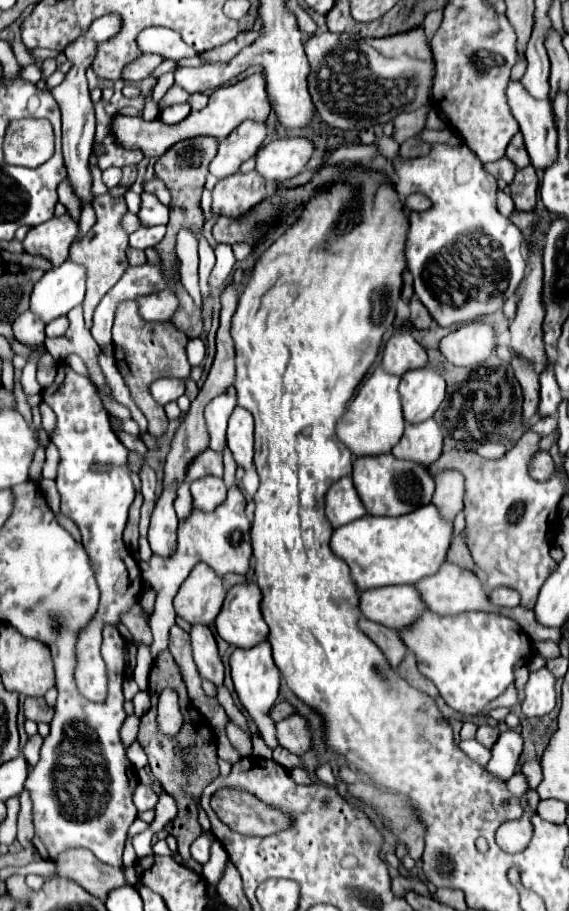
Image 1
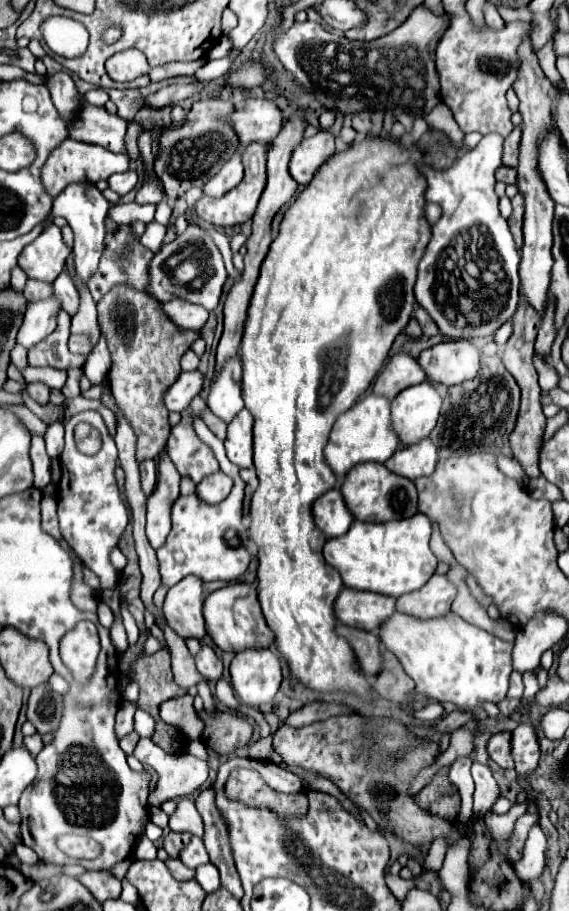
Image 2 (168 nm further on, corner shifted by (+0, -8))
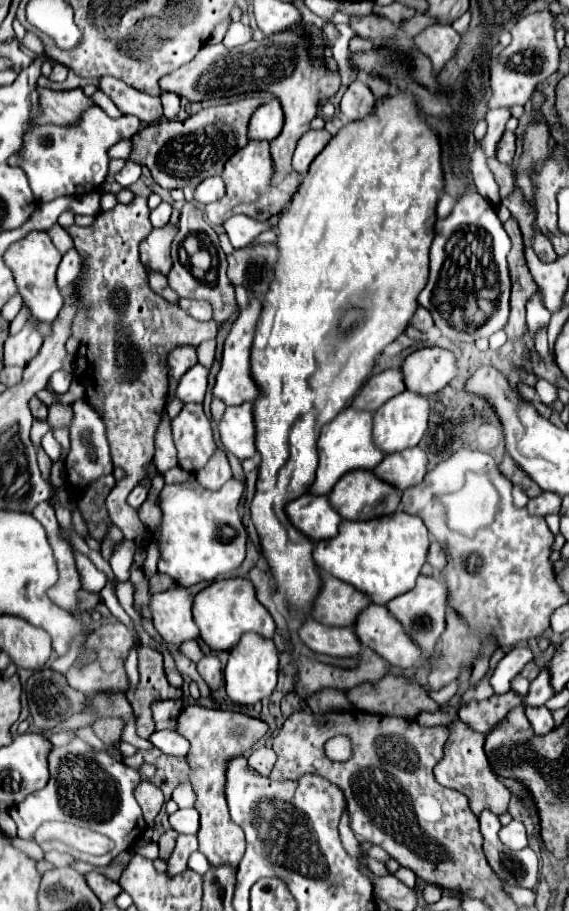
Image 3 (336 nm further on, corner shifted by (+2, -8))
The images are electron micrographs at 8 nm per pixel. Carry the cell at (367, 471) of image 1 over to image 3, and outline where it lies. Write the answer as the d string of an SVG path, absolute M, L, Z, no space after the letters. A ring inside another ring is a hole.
M353 470L335 484L329 494L329 500L333 508L337 508L339 516L345 520L373 520L397 512L401 504L401 494L395 486L379 480L371 470Z

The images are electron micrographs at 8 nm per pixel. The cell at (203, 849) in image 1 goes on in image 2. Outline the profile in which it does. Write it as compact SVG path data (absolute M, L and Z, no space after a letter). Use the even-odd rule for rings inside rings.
M193 836L193 838L189 840L189 844L183 848L183 852L181 852L179 858L181 858L181 862L183 862L187 868L197 868L199 864L205 864L205 862L209 860L207 850L205 850L205 846L203 846L203 840L197 838L197 836Z

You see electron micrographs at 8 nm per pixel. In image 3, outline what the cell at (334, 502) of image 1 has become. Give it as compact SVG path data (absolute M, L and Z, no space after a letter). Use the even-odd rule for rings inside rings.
M305 494L287 504L287 516L311 540L325 540L337 536L341 516L335 512L327 496Z

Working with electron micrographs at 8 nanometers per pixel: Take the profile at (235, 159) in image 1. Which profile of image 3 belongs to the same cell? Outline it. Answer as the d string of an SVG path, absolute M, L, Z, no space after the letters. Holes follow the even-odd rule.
M211 176L203 180L195 190L195 200L199 204L209 204L215 200L221 200L225 196L225 182L221 176Z

